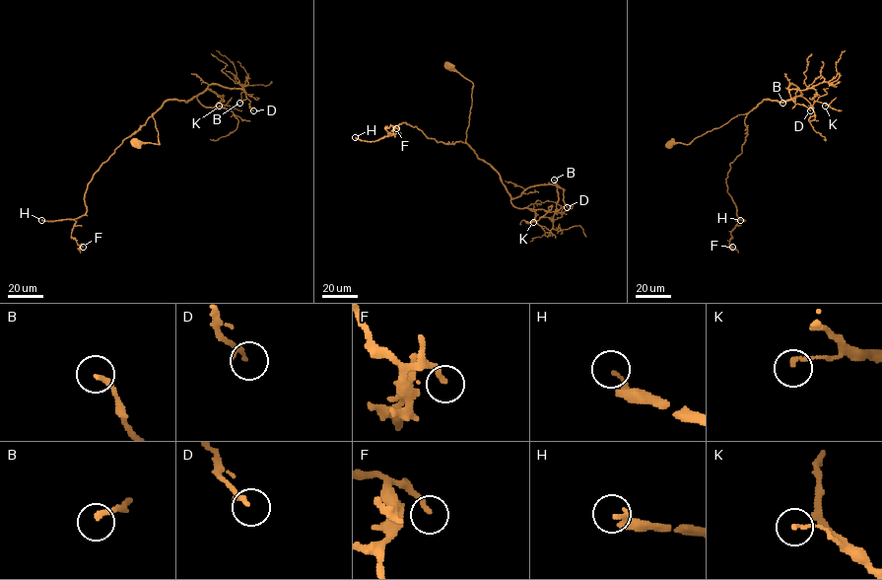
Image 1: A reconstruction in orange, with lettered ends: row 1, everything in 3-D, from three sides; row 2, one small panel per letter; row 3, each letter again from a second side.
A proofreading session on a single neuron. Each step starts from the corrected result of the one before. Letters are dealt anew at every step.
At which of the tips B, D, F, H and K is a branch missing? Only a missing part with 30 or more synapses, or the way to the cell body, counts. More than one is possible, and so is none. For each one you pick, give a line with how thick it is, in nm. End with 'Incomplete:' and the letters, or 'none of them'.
H: 170 nm thick
Incomplete: H

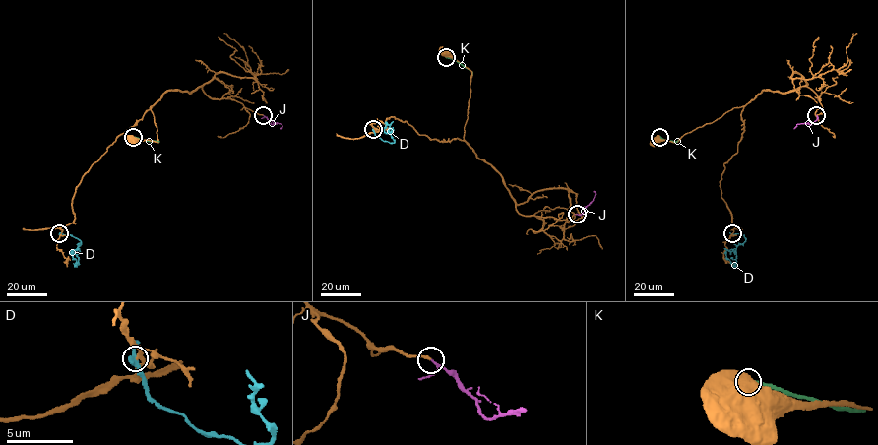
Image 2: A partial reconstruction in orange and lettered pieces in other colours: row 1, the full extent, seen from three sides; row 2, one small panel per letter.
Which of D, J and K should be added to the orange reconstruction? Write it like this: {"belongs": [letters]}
{"belongs": ["J"]}

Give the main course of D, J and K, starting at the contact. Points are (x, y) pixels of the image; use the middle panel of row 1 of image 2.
D: (373, 129), (383, 140), (393, 143), (392, 135), (387, 133), (392, 133), (385, 121)
J: (576, 214), (581, 215), (593, 200), (595, 193), (593, 191)
K: (446, 57), (469, 69), (471, 76)

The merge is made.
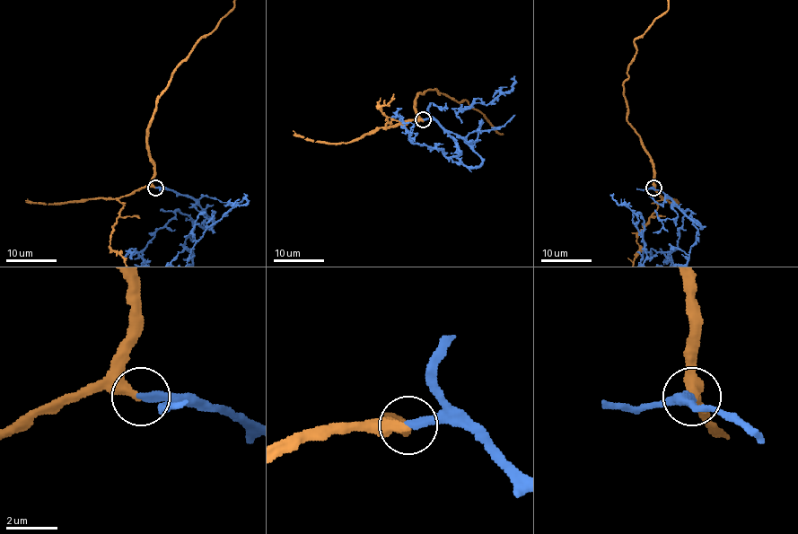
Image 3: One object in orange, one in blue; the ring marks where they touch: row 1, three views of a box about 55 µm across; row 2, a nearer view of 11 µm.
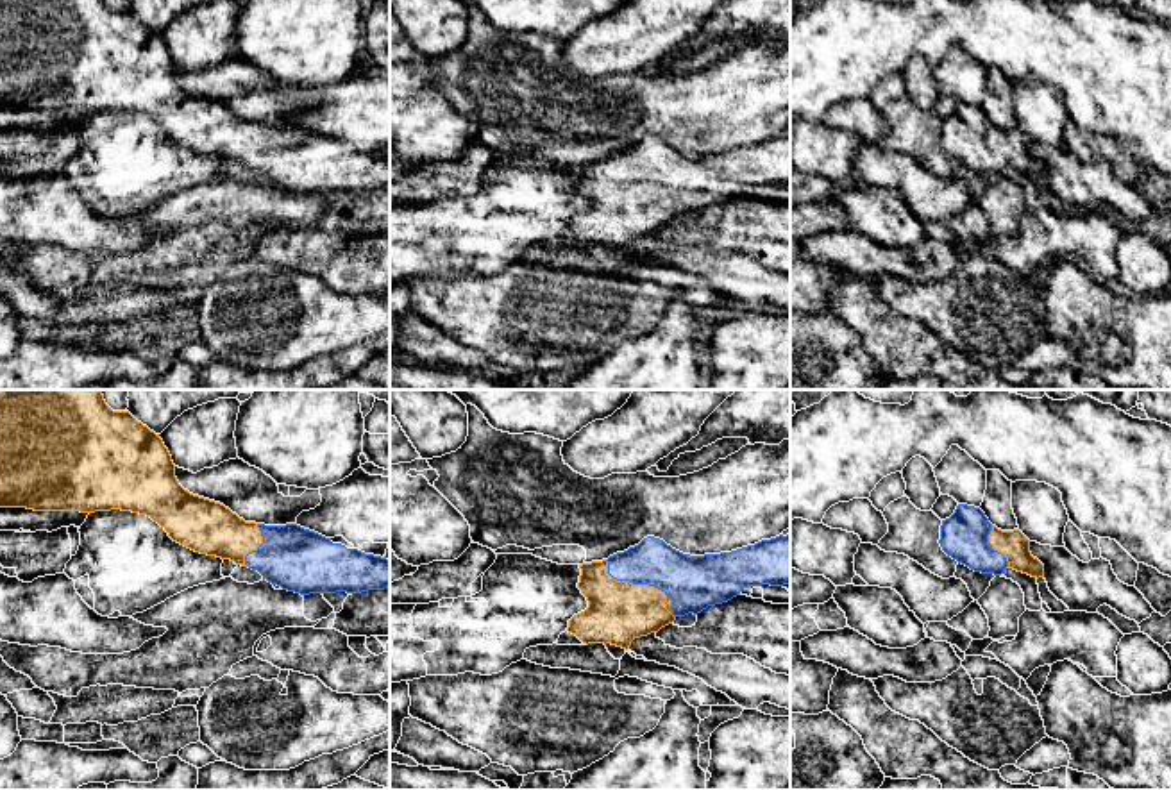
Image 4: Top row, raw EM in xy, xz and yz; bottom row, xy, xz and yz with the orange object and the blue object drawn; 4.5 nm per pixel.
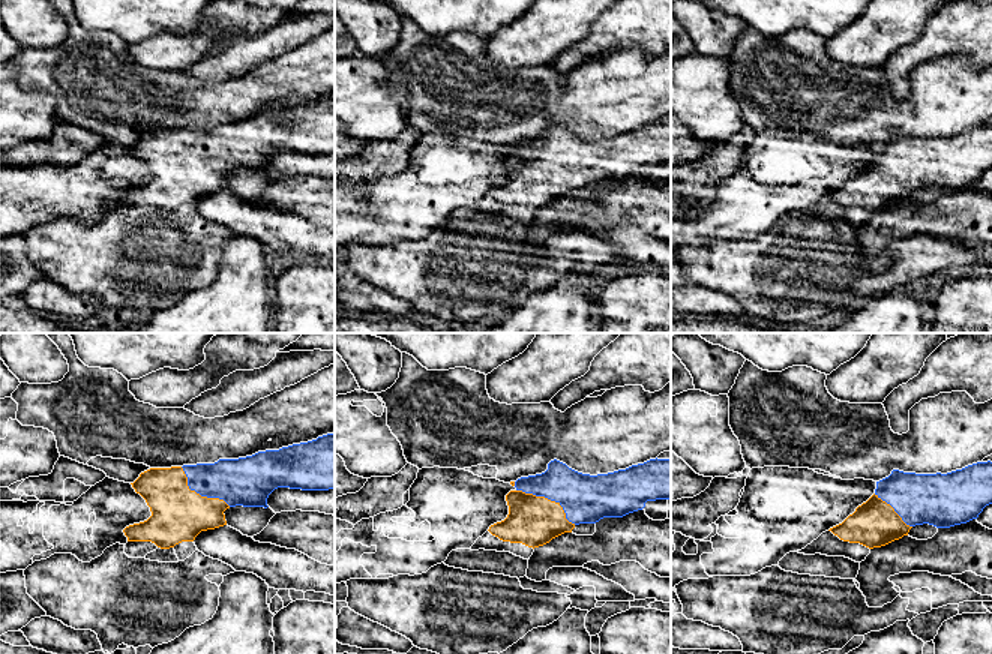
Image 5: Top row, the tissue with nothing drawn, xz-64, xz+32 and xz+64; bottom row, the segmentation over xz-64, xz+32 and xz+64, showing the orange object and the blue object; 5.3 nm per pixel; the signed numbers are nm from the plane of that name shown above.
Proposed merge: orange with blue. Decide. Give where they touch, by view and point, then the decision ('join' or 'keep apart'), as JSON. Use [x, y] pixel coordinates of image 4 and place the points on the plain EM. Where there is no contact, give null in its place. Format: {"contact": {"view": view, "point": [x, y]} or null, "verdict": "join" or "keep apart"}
{"contact": {"view": "xz", "point": [642, 184]}, "verdict": "join"}

